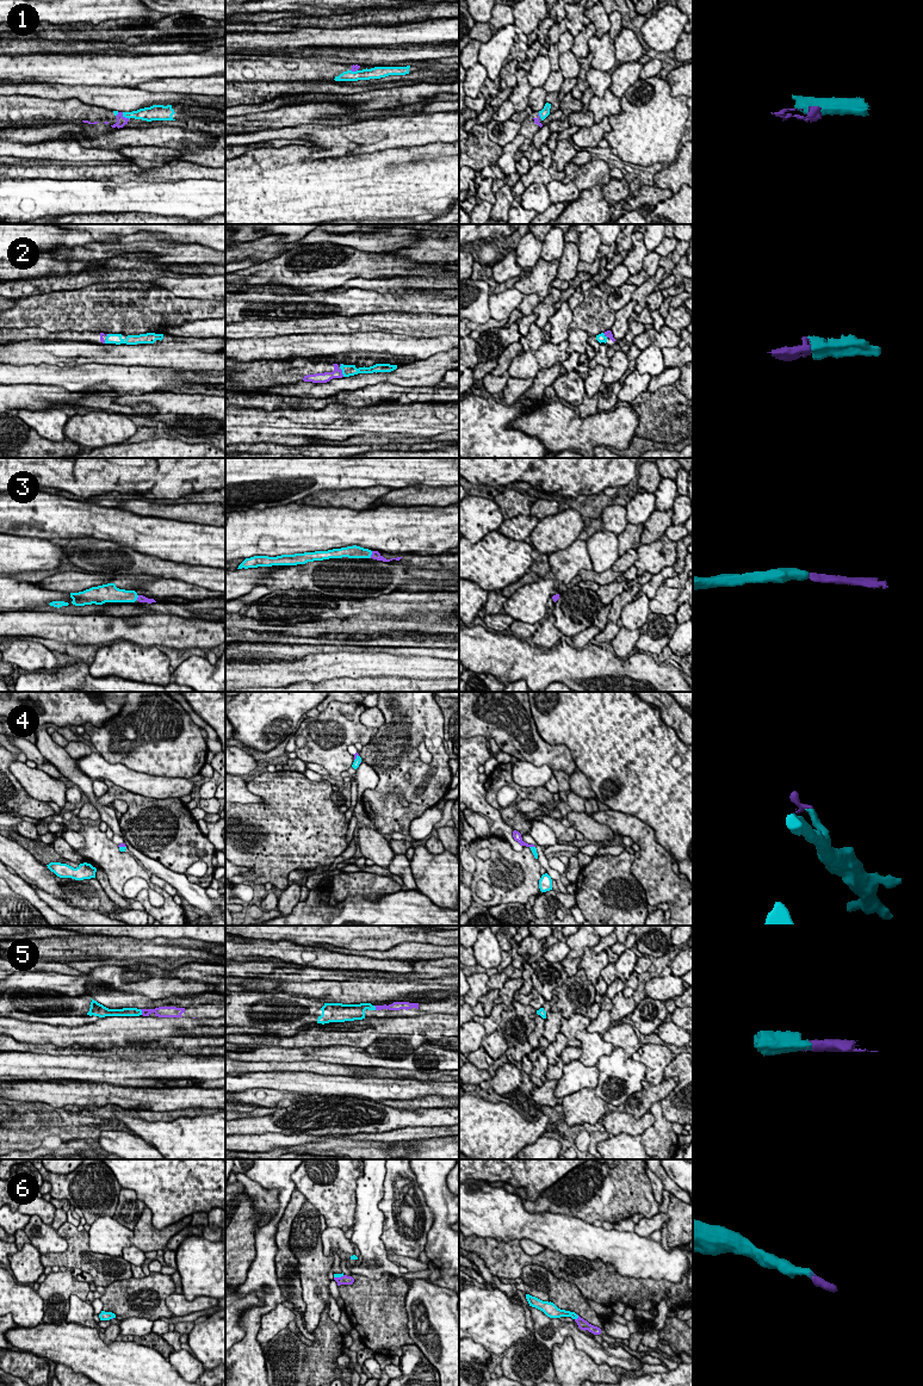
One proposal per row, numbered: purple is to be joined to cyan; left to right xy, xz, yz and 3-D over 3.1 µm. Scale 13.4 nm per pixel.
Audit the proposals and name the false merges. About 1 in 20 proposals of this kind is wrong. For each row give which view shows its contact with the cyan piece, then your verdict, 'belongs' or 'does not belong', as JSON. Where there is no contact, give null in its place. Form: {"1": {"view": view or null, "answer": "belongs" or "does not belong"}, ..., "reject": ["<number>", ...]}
{"1": {"view": "xy", "answer": "belongs"}, "2": {"view": "xz", "answer": "belongs"}, "3": {"view": "xz", "answer": "belongs"}, "4": {"view": "xy", "answer": "belongs"}, "5": {"view": "xy", "answer": "belongs"}, "6": {"view": "yz", "answer": "belongs"}, "reject": []}

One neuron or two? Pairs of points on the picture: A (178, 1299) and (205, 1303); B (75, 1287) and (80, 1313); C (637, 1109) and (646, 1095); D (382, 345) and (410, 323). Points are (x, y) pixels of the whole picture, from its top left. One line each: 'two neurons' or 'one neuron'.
A: one neuron
B: two neurons
C: one neuron
D: two neurons

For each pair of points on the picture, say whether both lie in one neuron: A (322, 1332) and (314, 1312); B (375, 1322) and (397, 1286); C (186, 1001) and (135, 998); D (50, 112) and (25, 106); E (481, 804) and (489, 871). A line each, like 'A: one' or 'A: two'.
A: two
B: one
C: one
D: one
E: two

